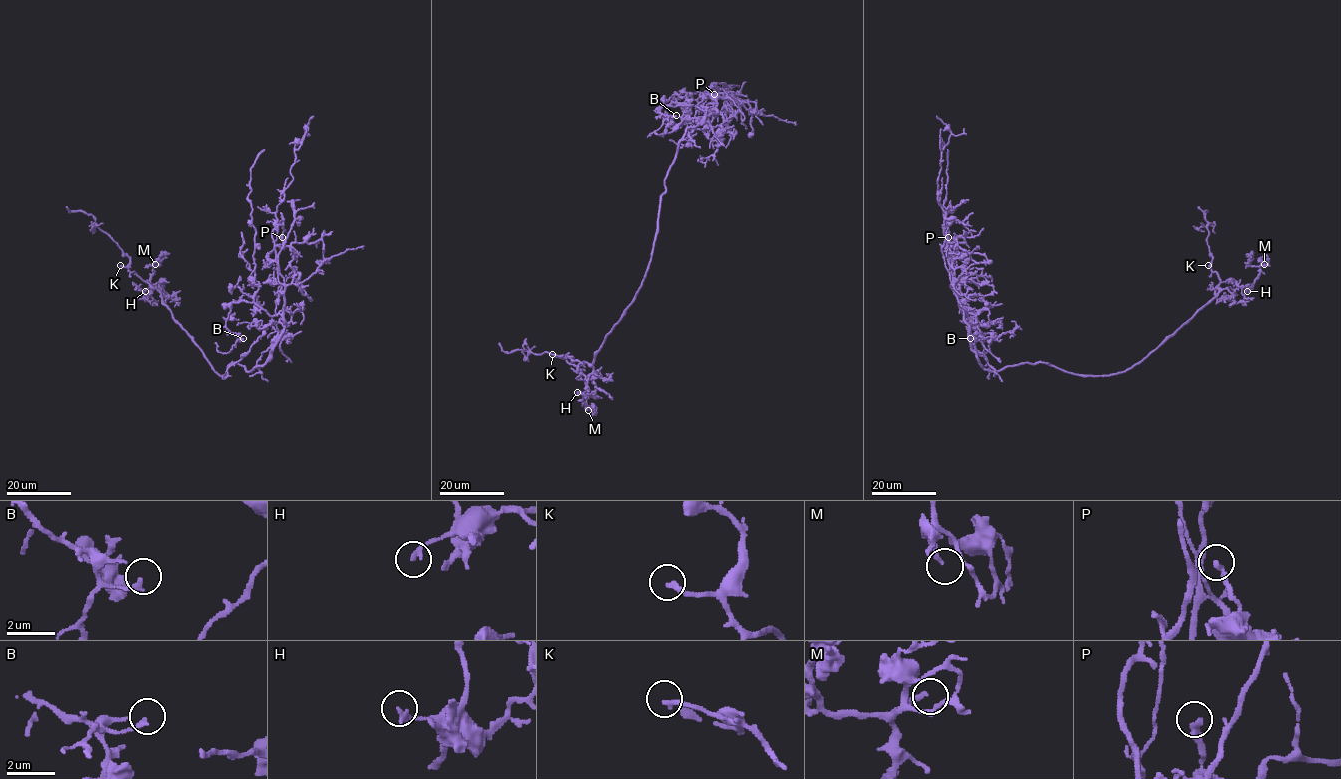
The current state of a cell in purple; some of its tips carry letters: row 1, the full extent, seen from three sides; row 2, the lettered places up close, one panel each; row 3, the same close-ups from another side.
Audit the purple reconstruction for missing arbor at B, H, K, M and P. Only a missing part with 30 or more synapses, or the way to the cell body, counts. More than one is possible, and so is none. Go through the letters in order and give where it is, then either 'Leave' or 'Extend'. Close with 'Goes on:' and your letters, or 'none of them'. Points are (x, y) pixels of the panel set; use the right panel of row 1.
B: Place: (970, 338). Leave
H: Place: (1247, 291). Leave
K: Place: (1208, 265). Extend
M: Place: (1264, 264). Leave
P: Place: (948, 237). Leave
Goes on: K

